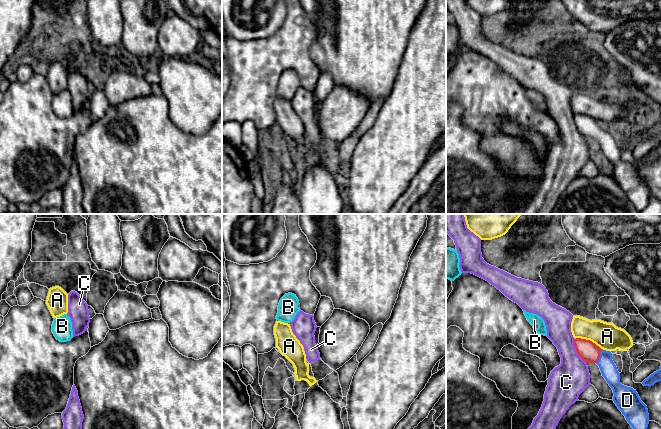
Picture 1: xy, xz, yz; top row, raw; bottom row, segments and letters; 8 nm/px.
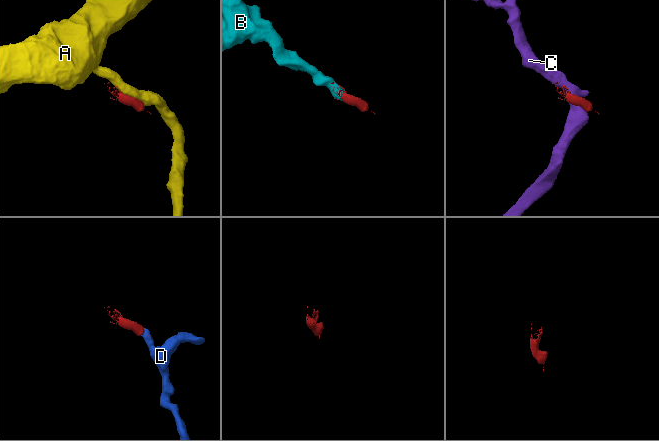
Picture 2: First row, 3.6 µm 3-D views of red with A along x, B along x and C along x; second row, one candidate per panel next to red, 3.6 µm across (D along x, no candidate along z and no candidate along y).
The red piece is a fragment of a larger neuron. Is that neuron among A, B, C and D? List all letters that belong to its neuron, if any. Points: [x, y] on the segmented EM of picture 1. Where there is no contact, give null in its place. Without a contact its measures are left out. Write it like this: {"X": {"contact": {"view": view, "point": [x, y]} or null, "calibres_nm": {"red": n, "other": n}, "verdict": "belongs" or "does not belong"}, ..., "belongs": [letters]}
{"A": {"contact": {"view": "yz", "point": [588, 340]}, "calibres_nm": {"red": 160, "other": 220}, "verdict": "does not belong"}, "B": {"contact": {"view": "yz", "point": [536, 326]}, "calibres_nm": {"red": 20, "other": 90}, "verdict": "belongs"}, "C": {"contact": {"view": "yz", "point": [576, 350]}, "calibres_nm": {"red": 160, "other": 280}, "verdict": "does not belong"}, "D": {"contact": {"view": "yz", "point": [599, 356]}, "calibres_nm": {"red": 160, "other": 130}, "verdict": "belongs"}, "belongs": ["B", "D"]}

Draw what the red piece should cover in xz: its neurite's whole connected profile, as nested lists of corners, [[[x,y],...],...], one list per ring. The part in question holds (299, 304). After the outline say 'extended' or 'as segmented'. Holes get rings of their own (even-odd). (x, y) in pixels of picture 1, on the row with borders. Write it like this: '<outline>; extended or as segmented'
[[[292,293],[285,294],[279,302],[276,319],[291,324],[299,311],[300,304],[296,295]]]; extended

